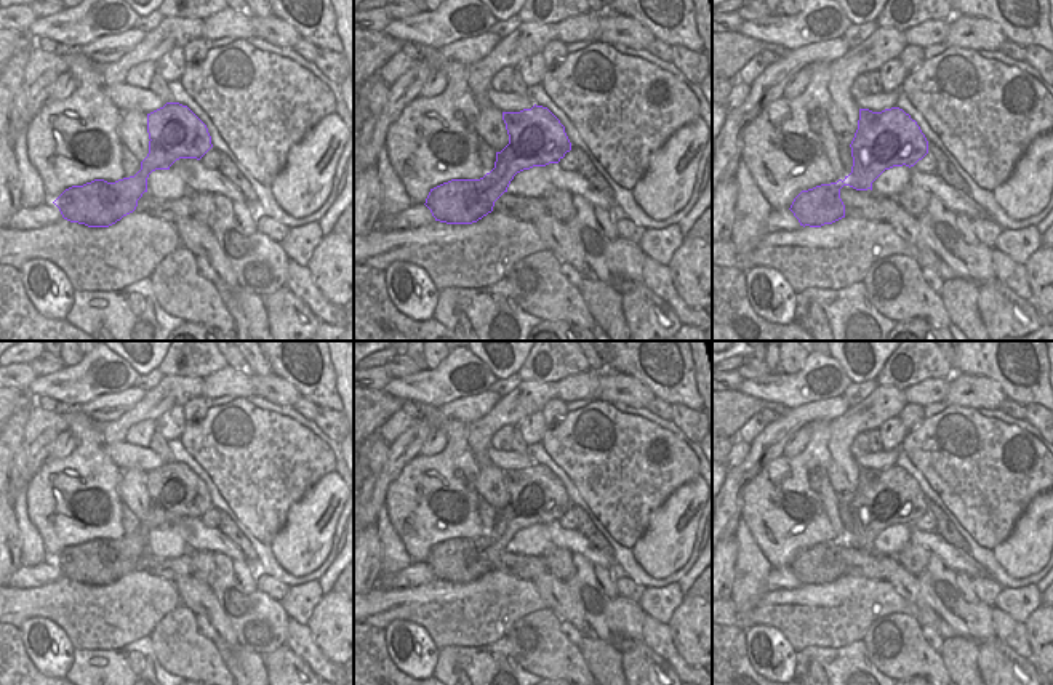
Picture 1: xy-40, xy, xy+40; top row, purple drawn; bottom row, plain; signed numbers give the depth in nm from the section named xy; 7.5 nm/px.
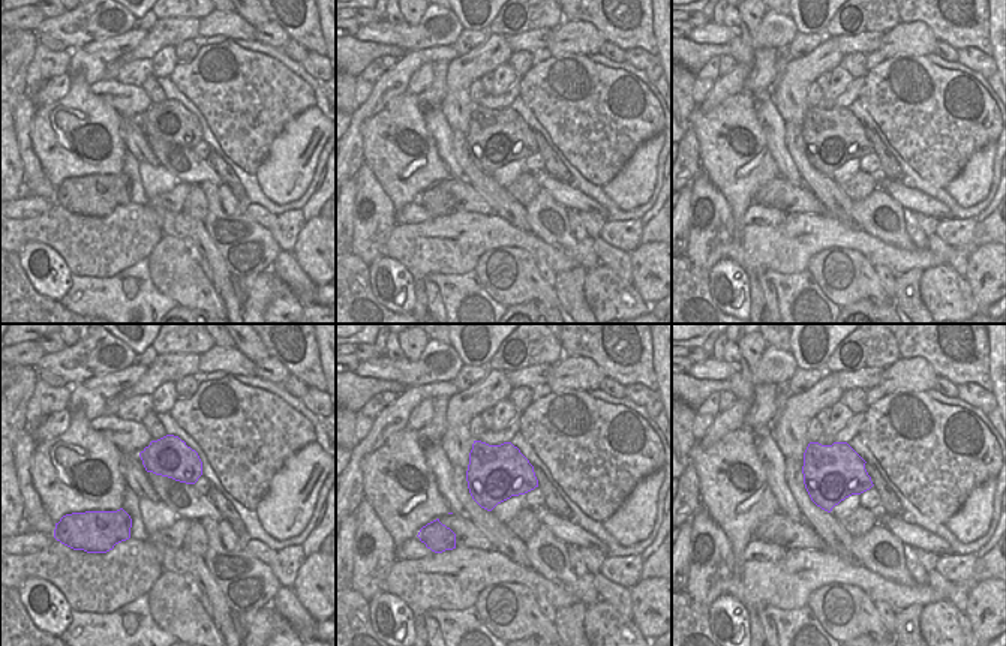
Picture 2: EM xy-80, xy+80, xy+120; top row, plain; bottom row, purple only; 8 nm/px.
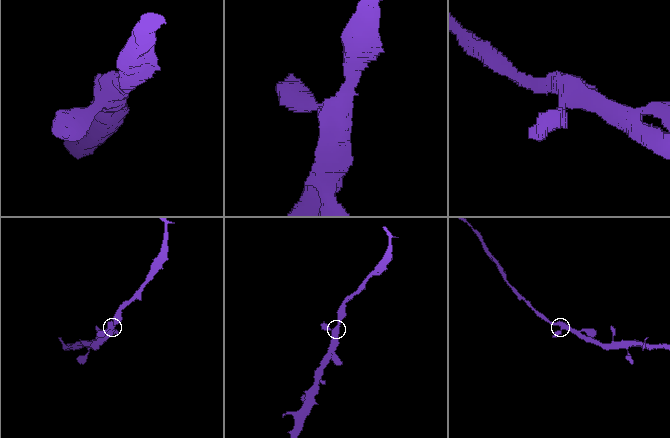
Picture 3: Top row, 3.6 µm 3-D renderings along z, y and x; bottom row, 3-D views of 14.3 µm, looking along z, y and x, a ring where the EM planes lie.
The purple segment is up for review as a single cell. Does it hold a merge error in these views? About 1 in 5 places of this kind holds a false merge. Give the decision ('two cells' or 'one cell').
one cell

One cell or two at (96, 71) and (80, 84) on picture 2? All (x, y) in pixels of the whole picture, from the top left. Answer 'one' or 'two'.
two

